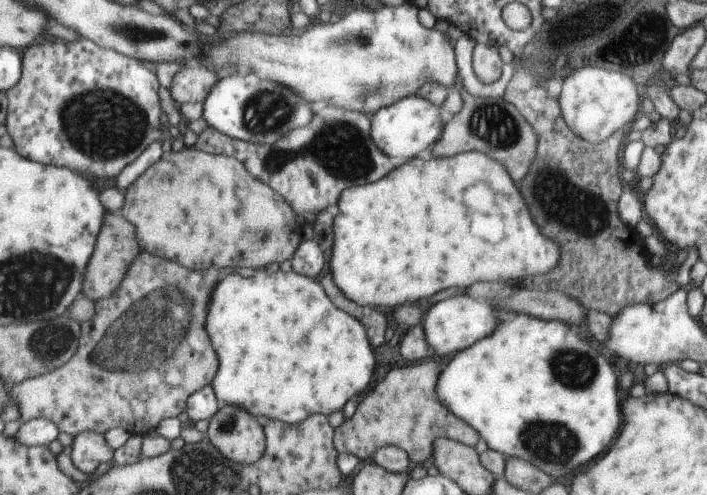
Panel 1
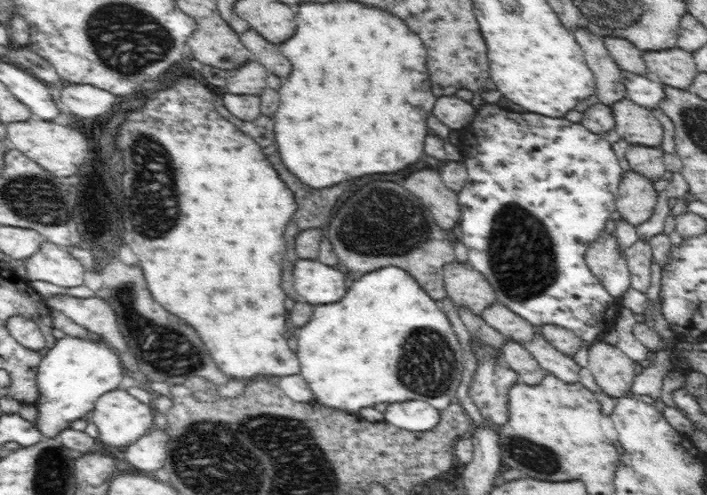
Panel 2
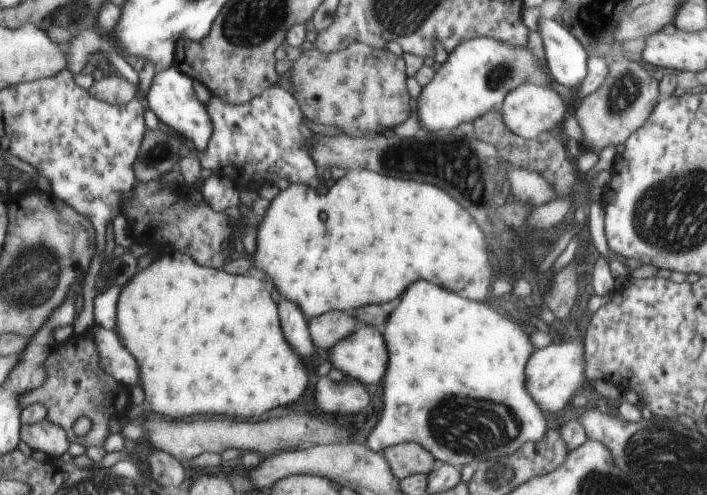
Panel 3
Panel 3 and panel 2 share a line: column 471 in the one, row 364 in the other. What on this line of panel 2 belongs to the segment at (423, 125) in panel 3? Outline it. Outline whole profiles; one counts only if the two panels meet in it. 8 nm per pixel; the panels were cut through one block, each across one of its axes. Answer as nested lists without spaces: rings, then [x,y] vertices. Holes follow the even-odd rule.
[[[68,336],[58,339],[41,360],[36,378],[40,400],[34,404],[38,412],[34,423],[42,431],[43,438],[56,437],[72,421],[86,416],[100,396],[120,386],[125,375],[120,357],[108,341]]]

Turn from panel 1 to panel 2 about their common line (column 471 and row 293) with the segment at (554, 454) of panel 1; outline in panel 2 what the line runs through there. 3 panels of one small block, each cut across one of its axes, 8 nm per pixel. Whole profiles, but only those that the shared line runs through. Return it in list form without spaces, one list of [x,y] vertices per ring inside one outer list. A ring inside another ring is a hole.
[[[387,267],[374,273],[364,274],[360,279],[352,282],[342,300],[337,301],[335,304],[318,305],[318,308],[314,306],[312,318],[308,321],[308,324],[299,327],[295,333],[298,336],[295,355],[300,362],[299,374],[304,378],[314,396],[310,402],[319,403],[329,408],[341,409],[351,414],[358,414],[360,408],[374,407],[378,402],[388,404],[406,402],[406,400],[422,400],[438,410],[444,410],[449,404],[457,401],[456,391],[454,390],[460,384],[463,370],[466,368],[463,348],[454,329],[451,327],[448,317],[446,317],[446,313],[439,310],[438,306],[436,306],[436,301],[432,300],[428,293],[422,291],[421,286],[404,269]]]

